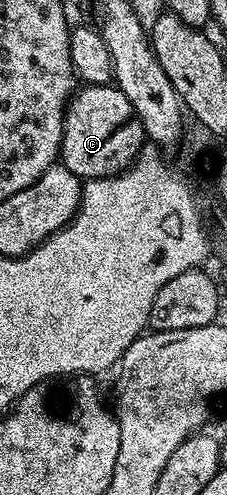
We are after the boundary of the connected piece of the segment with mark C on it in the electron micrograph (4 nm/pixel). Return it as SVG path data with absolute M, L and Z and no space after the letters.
M81 85L64 111L59 161L81 180L109 178L127 170L145 145L142 124L134 117L130 100L115 85Z

